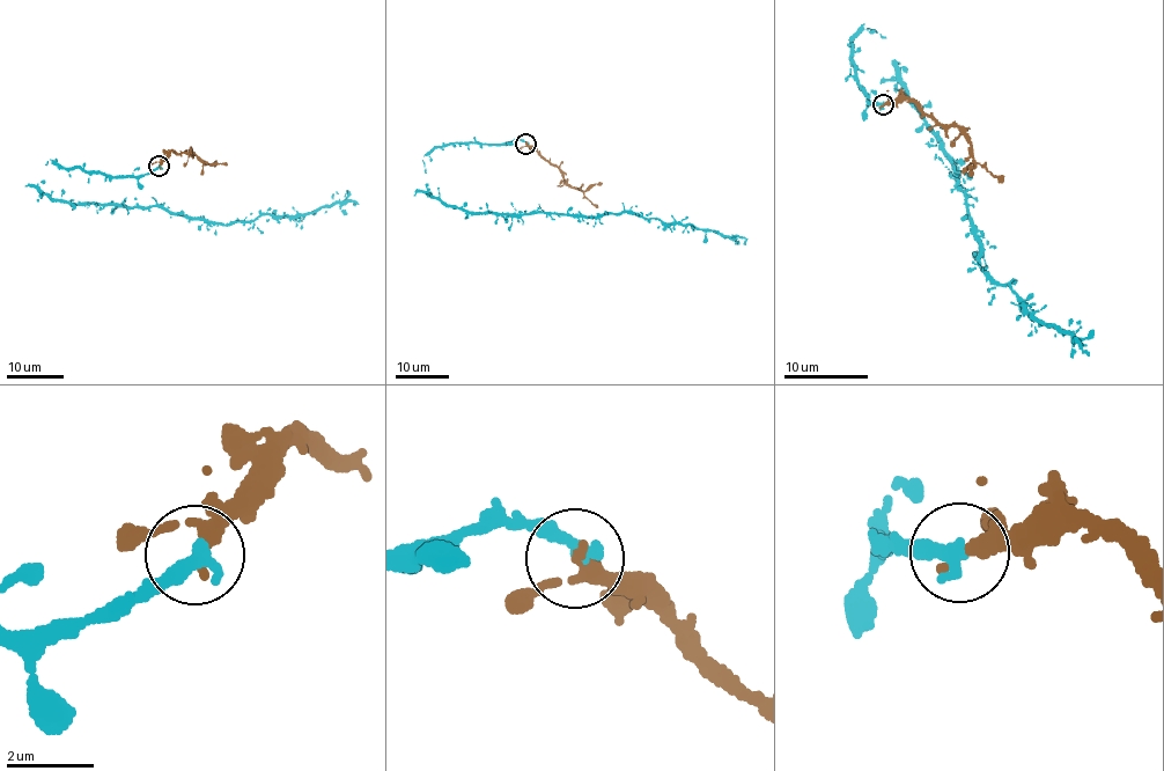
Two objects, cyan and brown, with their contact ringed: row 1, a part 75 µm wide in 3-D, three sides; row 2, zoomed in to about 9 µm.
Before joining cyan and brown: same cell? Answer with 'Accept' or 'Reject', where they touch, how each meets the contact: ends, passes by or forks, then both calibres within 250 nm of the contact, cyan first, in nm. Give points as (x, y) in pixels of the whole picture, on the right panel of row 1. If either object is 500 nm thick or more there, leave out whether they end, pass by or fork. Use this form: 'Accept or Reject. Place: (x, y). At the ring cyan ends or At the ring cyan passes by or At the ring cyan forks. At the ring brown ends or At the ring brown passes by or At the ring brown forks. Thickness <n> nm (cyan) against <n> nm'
Accept. Place: (883, 104). At the ring cyan ends. At the ring brown passes by. Thickness 400 nm (cyan) against 260 nm

